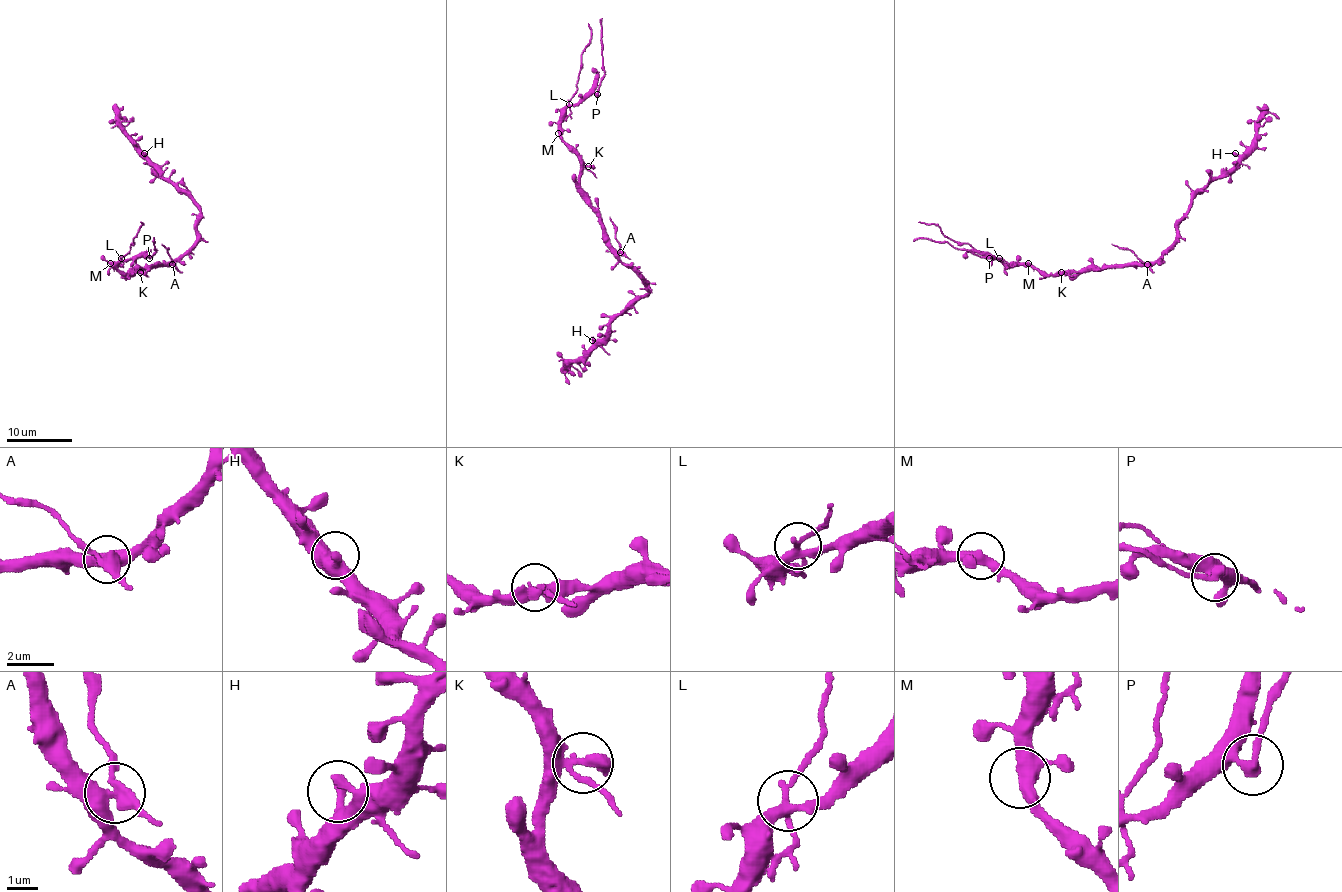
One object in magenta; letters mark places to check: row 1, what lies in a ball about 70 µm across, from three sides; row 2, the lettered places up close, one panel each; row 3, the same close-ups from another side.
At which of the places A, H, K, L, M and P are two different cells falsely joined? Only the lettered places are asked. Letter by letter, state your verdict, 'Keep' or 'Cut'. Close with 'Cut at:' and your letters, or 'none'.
A: Cut
H: Keep
K: Keep
L: Cut
M: Keep
P: Cut
Cut at: A, L, P

